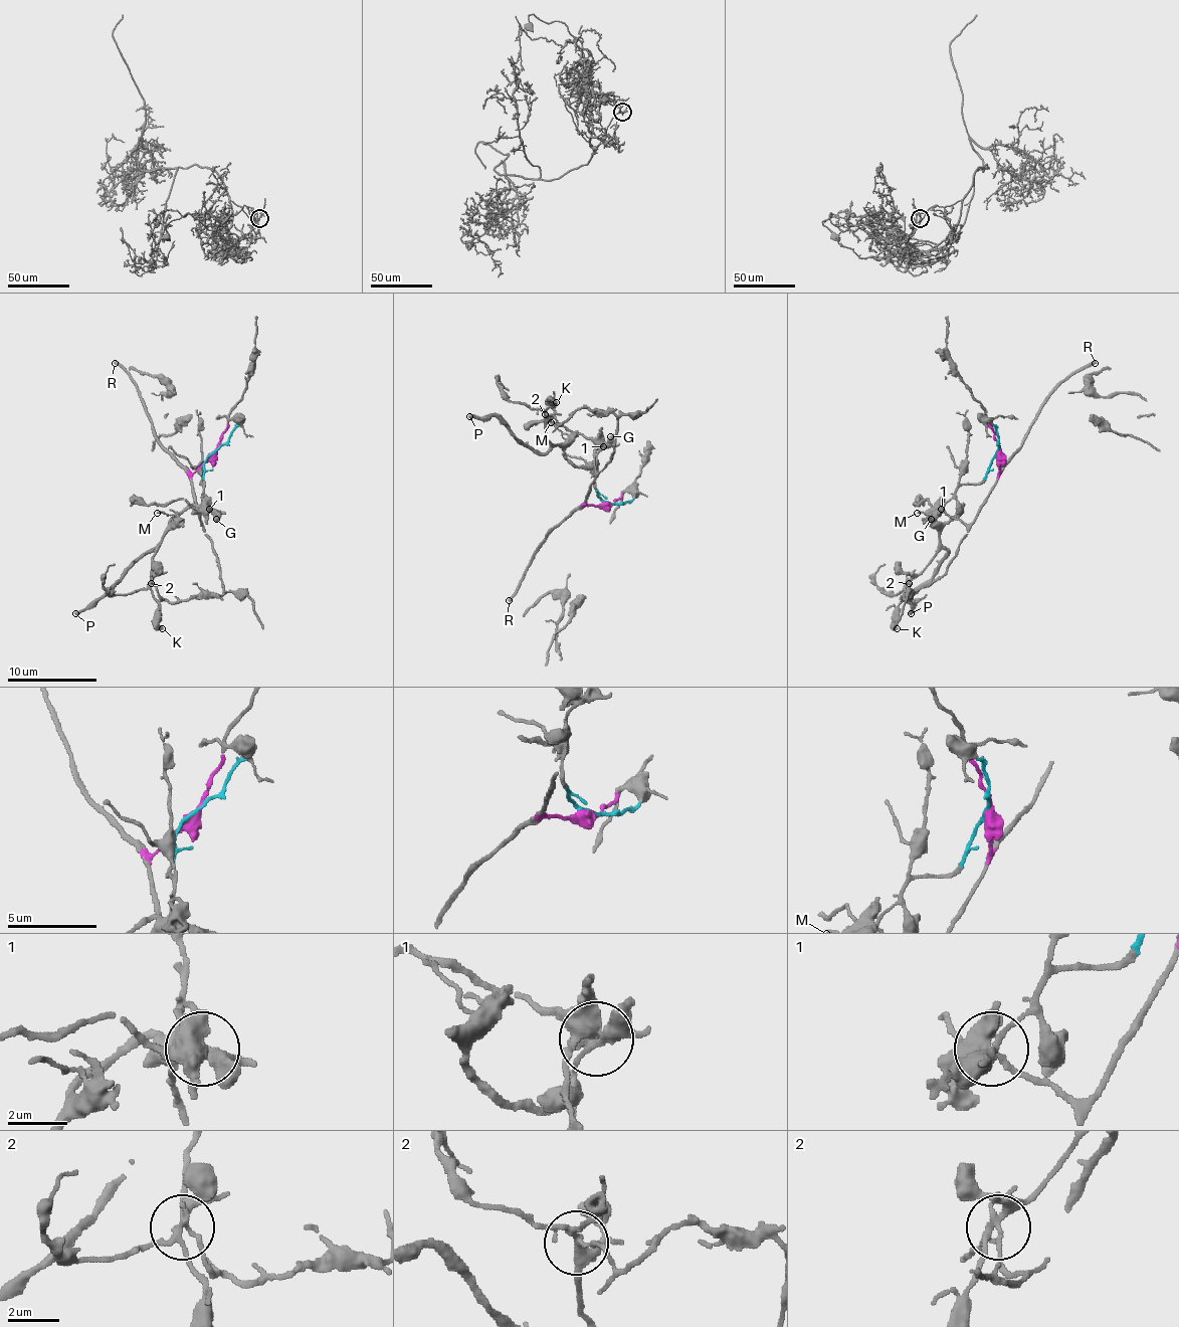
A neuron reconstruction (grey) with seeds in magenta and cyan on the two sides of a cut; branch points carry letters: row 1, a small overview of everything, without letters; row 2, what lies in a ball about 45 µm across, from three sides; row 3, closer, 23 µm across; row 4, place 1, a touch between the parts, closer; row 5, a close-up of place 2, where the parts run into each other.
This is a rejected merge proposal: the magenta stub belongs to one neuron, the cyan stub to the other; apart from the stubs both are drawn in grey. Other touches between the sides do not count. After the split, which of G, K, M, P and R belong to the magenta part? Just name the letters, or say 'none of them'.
R

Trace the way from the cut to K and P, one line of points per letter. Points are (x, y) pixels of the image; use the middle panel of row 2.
K: (608, 503), (595, 487), (597, 460), (592, 464), (577, 466), (546, 437), (544, 411), (557, 402)
P: (608, 503), (595, 487), (597, 460), (592, 464), (577, 466), (557, 444), (537, 453), (495, 415), (469, 415)

